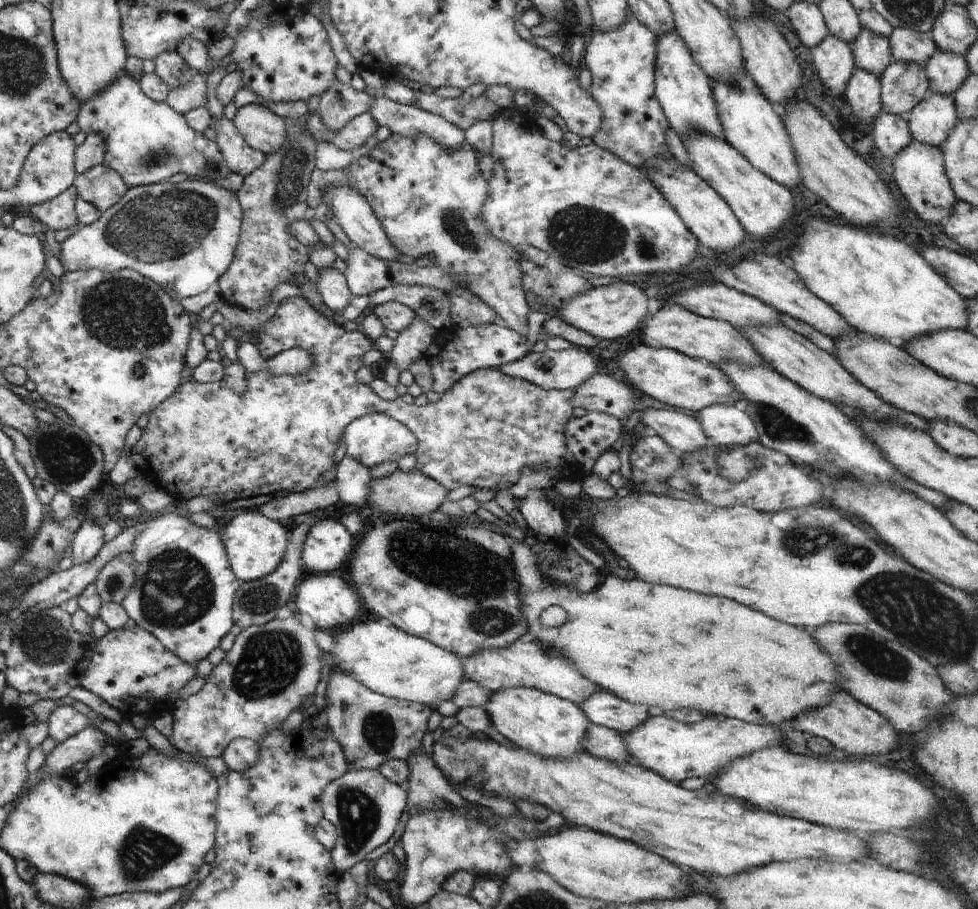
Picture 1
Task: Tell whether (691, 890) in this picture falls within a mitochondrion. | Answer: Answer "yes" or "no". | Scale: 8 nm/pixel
no

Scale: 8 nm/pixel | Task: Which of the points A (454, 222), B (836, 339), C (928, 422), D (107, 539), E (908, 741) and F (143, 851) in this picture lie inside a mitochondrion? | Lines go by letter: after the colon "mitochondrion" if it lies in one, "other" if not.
A: mitochondrion
B: other
C: other
D: other
E: other
F: mitochondrion

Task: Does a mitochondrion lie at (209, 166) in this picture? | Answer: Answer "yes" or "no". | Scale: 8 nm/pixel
yes

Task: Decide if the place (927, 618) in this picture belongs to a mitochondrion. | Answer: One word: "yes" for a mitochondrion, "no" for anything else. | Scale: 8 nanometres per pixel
yes

